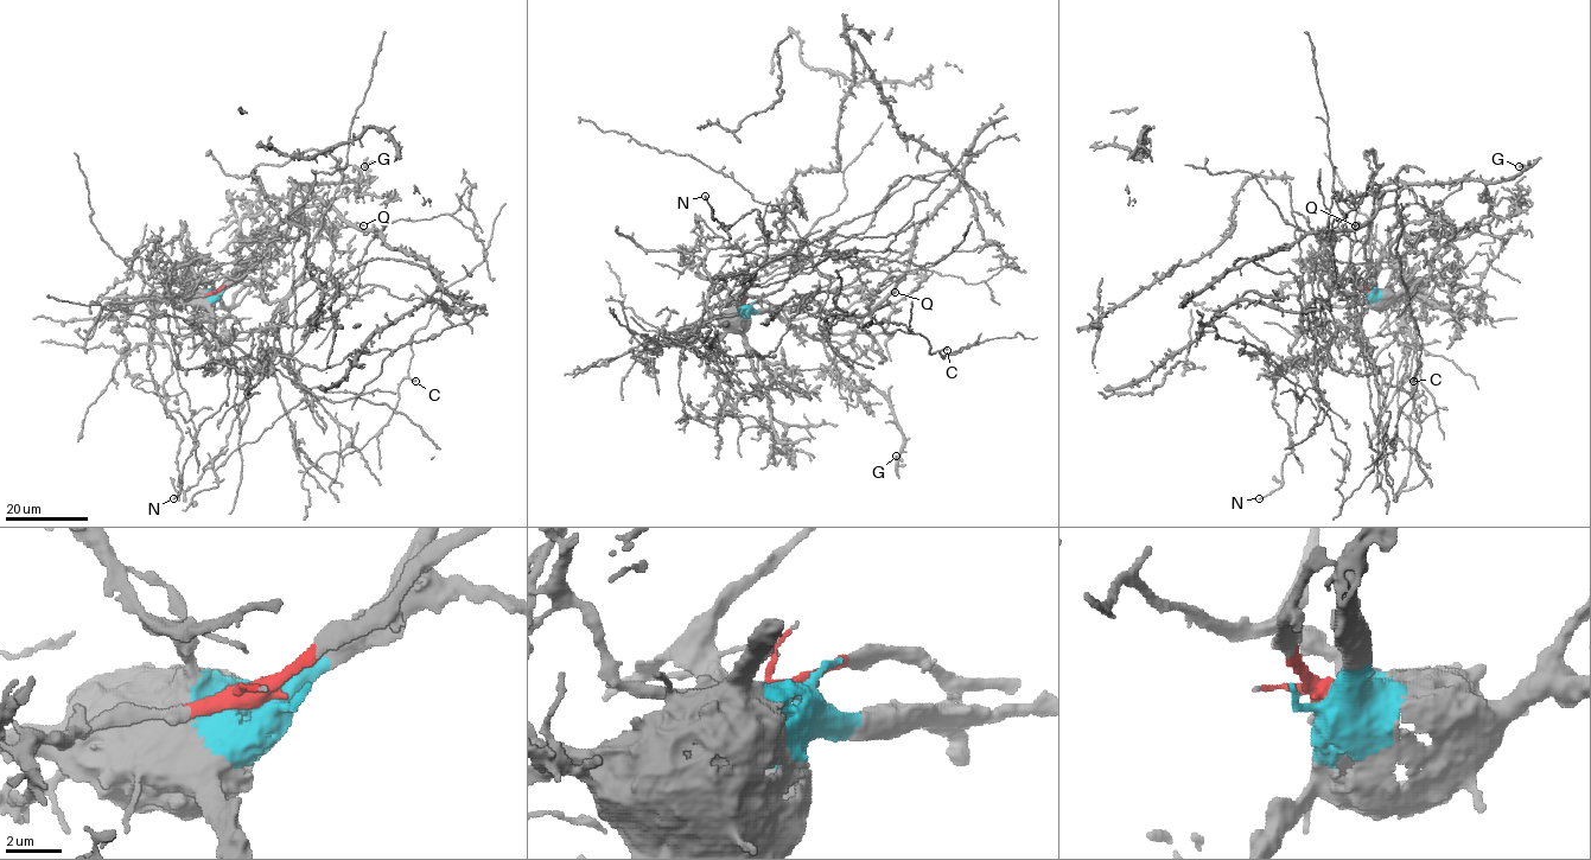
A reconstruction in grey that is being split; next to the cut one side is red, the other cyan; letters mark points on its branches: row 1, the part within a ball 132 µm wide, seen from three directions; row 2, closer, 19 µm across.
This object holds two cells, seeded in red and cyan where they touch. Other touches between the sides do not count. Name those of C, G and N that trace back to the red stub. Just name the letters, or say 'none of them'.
G

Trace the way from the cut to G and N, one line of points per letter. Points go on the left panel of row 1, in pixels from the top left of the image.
G: (216, 292), (255, 263), (268, 259), (285, 242), (290, 228), (290, 195), (294, 182), (369, 182), (364, 166)
N: (216, 292), (210, 304), (216, 346), (210, 358), (233, 360), (228, 397), (199, 425), (173, 498)

